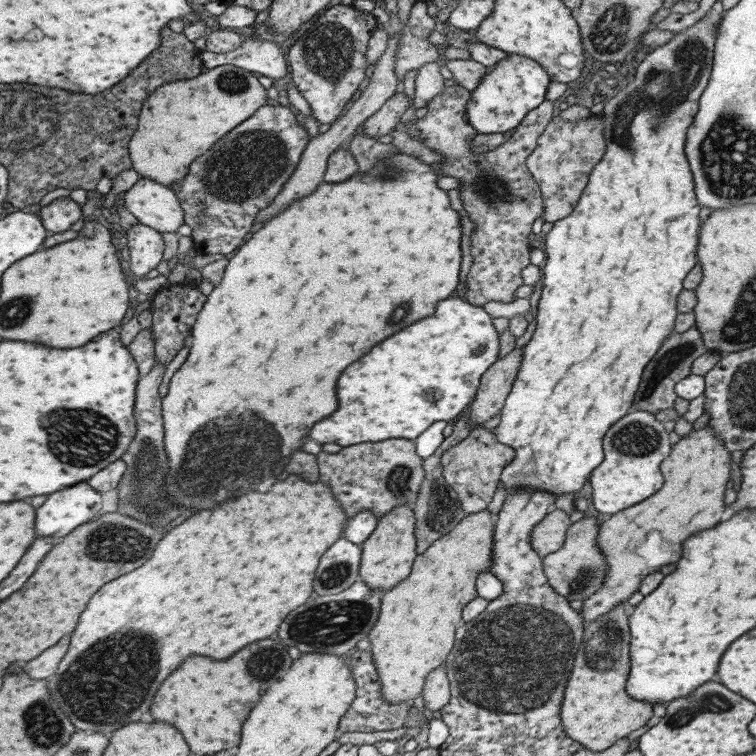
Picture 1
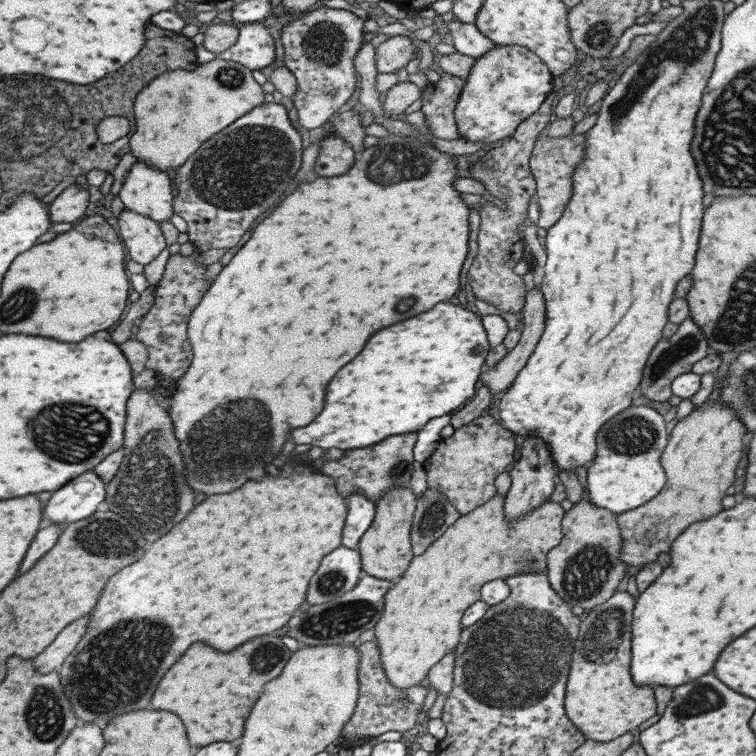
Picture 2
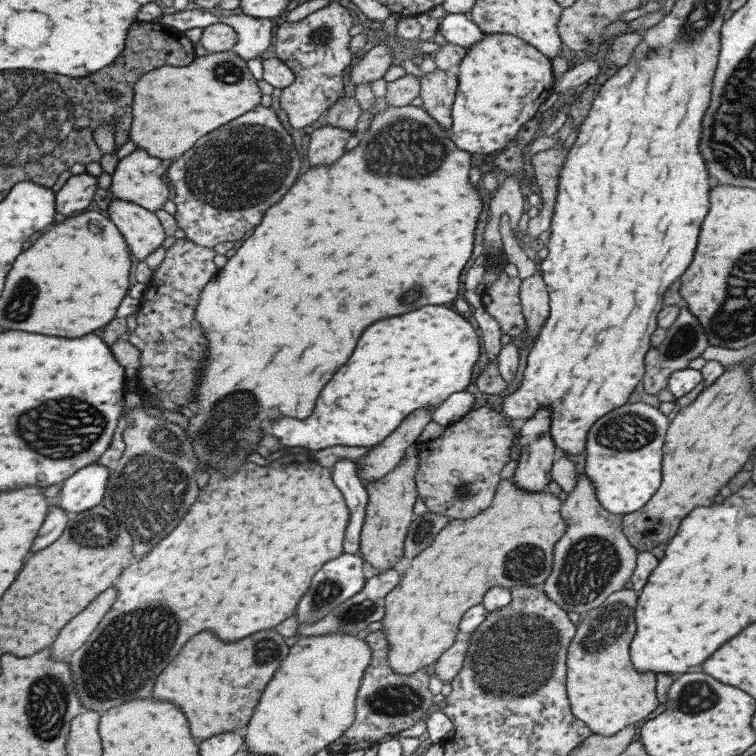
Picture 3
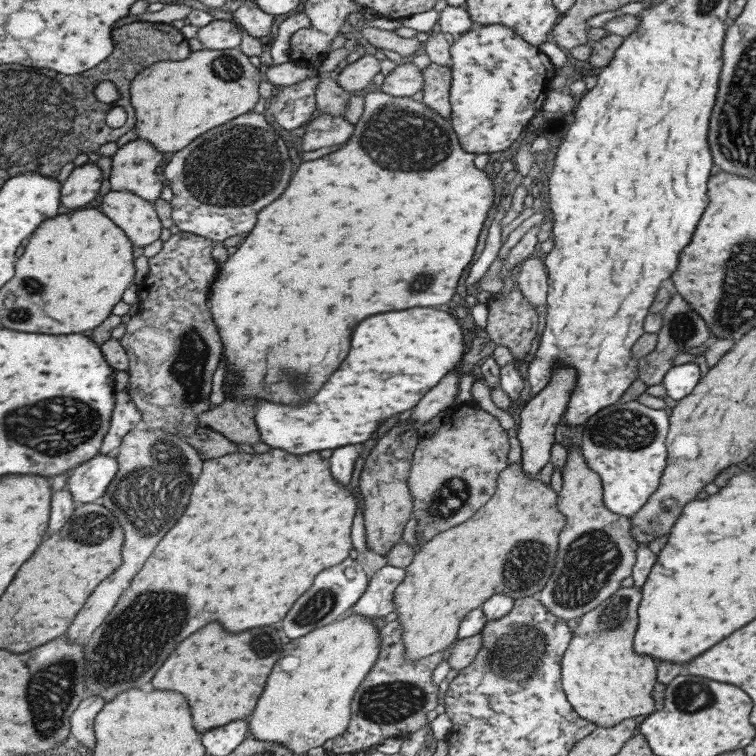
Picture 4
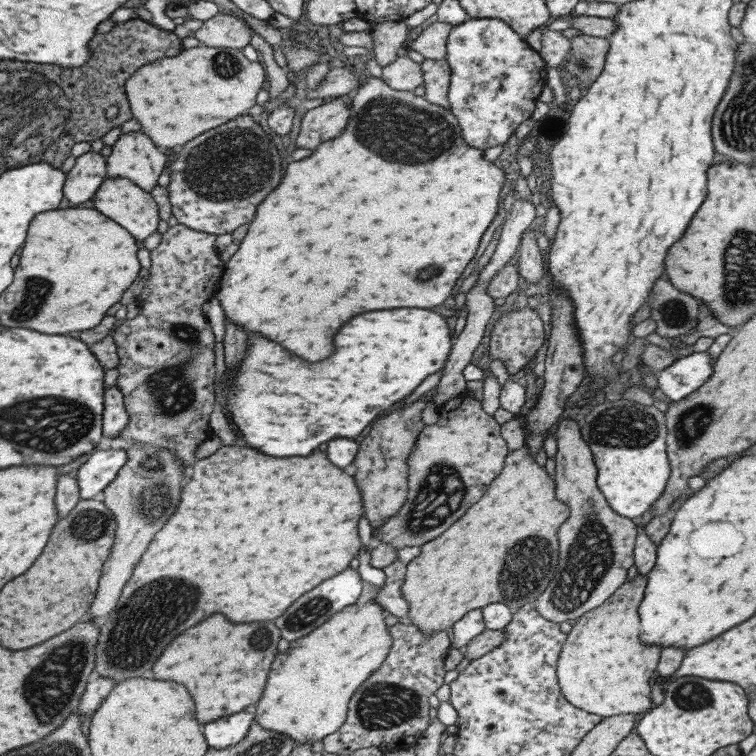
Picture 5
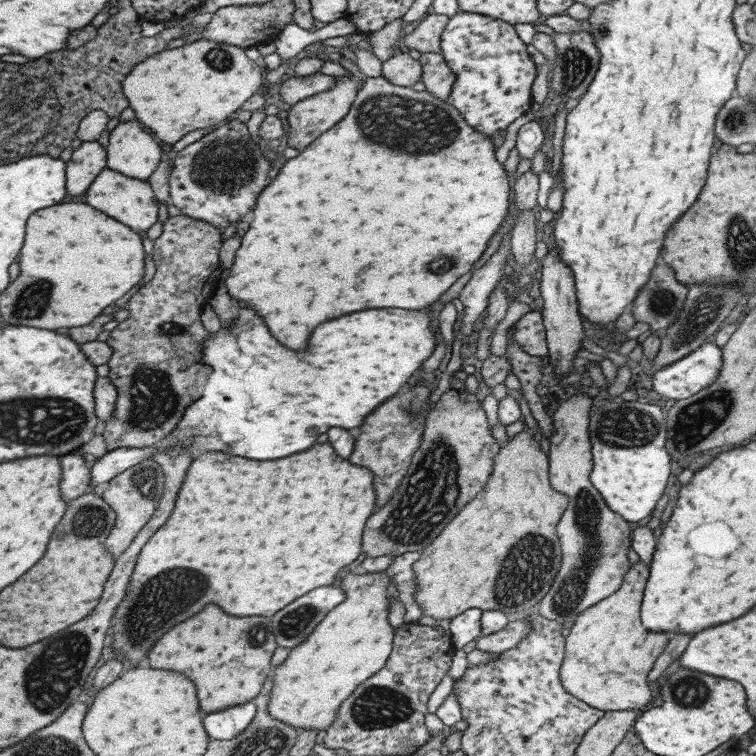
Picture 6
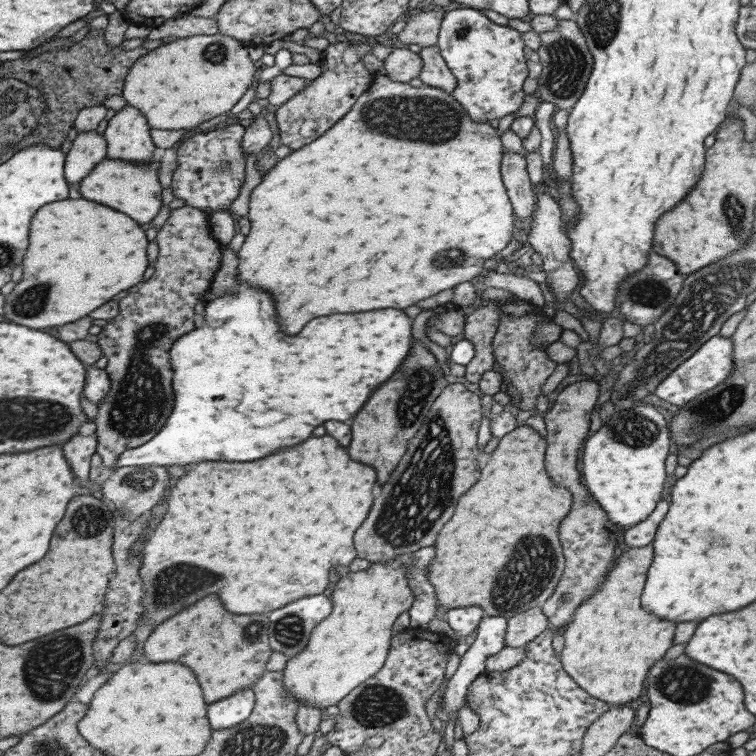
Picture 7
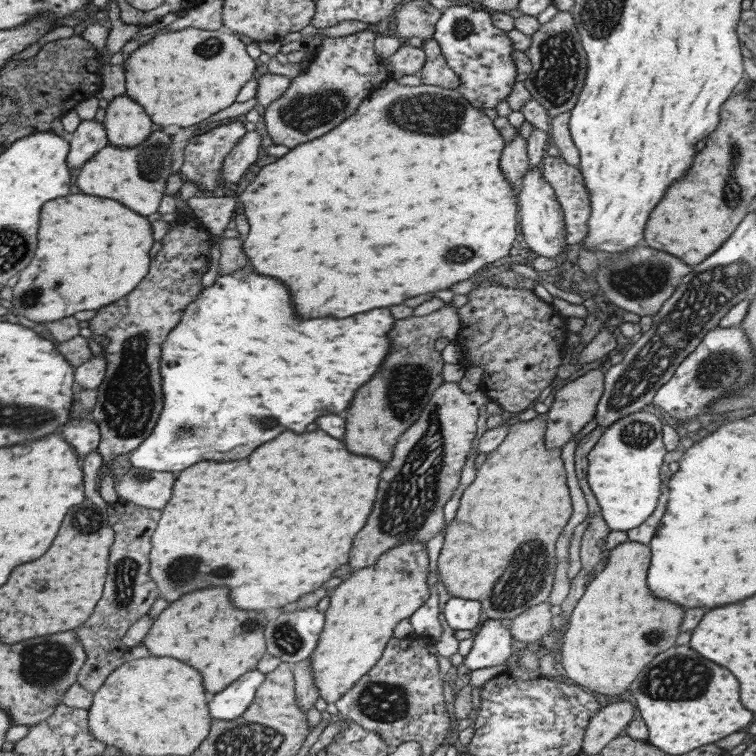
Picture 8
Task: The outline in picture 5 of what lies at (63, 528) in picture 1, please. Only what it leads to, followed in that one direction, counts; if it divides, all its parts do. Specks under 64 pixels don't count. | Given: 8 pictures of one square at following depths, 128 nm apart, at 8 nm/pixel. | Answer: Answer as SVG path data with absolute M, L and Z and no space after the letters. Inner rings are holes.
M124 449L95 451L75 475L81 498L88 500L100 494L115 479L126 461L127 452Z

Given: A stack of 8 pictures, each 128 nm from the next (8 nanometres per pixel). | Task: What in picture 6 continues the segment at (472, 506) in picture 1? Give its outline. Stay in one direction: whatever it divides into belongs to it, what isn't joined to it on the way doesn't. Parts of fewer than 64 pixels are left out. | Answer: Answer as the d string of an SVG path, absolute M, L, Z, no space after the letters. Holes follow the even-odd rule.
M453 388L444 392L427 414L420 448L412 456L410 470L404 474L400 488L384 507L368 518L361 550L368 557L396 557L405 552L422 551L462 506L484 488L500 447L492 437L485 410L475 394Z

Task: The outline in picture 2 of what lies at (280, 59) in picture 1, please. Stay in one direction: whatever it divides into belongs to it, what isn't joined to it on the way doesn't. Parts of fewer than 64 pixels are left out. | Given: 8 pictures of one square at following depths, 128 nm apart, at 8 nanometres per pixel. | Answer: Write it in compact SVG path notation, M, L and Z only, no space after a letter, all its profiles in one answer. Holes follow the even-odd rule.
M244 23L239 29L237 41L228 50L221 53L206 50L203 44L195 47L198 64L206 64L214 59L233 60L253 70L264 70L274 62L274 46L276 40L271 30L266 29L263 23Z

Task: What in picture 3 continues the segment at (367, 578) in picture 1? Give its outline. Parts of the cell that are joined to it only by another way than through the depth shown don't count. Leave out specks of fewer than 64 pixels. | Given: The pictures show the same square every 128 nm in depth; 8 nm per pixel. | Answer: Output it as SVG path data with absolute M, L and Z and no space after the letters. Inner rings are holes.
M414 444L407 448L406 458L394 470L381 479L364 483L369 501L359 538L359 554L373 568L380 570L380 573L392 570L405 557L404 541L410 524L415 519L412 509L418 495L415 483L418 465L417 444Z

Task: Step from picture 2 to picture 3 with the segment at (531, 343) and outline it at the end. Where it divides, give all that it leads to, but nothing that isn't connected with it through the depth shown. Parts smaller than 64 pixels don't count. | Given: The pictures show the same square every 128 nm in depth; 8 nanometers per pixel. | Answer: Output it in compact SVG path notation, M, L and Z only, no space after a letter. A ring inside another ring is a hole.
M540 272L528 278L521 279L520 285L521 307L527 318L527 336L522 339L521 348L526 348L534 336L538 336L542 324L549 315L549 292Z

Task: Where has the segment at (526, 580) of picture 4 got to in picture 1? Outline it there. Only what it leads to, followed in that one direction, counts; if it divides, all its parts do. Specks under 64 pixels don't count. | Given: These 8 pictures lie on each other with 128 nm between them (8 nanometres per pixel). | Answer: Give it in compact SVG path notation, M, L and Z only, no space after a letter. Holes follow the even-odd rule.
M552 508L546 516L531 530L531 545L540 558L556 552L564 544L567 528L573 522L561 509ZM488 509L467 514L448 534L417 555L408 578L392 587L381 600L379 617L367 637L386 704L419 701L430 671L446 662L454 646L456 630L464 624L463 608L477 598L476 579L492 567L495 521L495 516Z

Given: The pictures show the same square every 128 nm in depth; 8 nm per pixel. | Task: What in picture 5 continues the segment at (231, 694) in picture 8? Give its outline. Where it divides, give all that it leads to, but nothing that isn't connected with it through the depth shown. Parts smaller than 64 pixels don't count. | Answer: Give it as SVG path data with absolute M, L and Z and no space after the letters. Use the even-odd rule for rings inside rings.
M246 708L244 712L236 712L232 716L223 716L204 724L204 736L210 747L218 750L231 747L240 742L255 721L257 708Z

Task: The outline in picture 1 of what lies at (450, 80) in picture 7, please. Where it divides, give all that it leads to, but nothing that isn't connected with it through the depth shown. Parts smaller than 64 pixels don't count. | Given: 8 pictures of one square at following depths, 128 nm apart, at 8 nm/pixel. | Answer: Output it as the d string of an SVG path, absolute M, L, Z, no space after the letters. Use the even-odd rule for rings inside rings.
M446 86L442 94L438 94L430 104L428 113L422 119L414 119L414 124L420 129L420 142L432 151L442 155L446 160L441 161L442 174L454 176L462 181L458 189L462 192L464 208L468 210L470 218L474 220L475 229L472 233L473 263L468 272L468 289L464 299L470 304L483 306L486 302L512 302L515 300L514 292L523 285L521 272L530 264L530 257L536 251L532 246L532 224L538 218L543 218L543 198L538 183L527 167L526 159L537 148L538 137L544 132L548 123L554 117L554 102L544 100L542 105L528 112L527 119L514 131L512 138L508 139L502 147L492 148L489 152L474 154L471 148L472 139L478 134L473 126L468 125L466 118L467 104L470 102L471 92L462 86Z

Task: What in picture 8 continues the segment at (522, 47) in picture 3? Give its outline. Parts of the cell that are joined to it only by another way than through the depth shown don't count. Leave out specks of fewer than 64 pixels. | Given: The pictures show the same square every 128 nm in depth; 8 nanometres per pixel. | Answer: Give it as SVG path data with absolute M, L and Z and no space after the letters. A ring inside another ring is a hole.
M455 5L445 8L436 23L433 39L441 46L442 54L449 67L460 77L458 92L476 110L494 109L501 102L506 102L508 94L512 92L512 86L516 84L516 65L510 56L514 50L511 40L507 36L508 32L492 25L491 14L488 13L488 10L477 10L468 5Z

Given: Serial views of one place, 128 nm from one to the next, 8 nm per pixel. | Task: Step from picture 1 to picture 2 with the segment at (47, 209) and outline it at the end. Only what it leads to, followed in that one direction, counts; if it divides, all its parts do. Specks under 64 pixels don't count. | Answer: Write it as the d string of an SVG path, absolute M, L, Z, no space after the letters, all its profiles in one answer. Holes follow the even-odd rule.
M77 184L65 188L56 200L49 203L48 216L51 224L78 222L85 216L88 197L88 189L82 189Z

